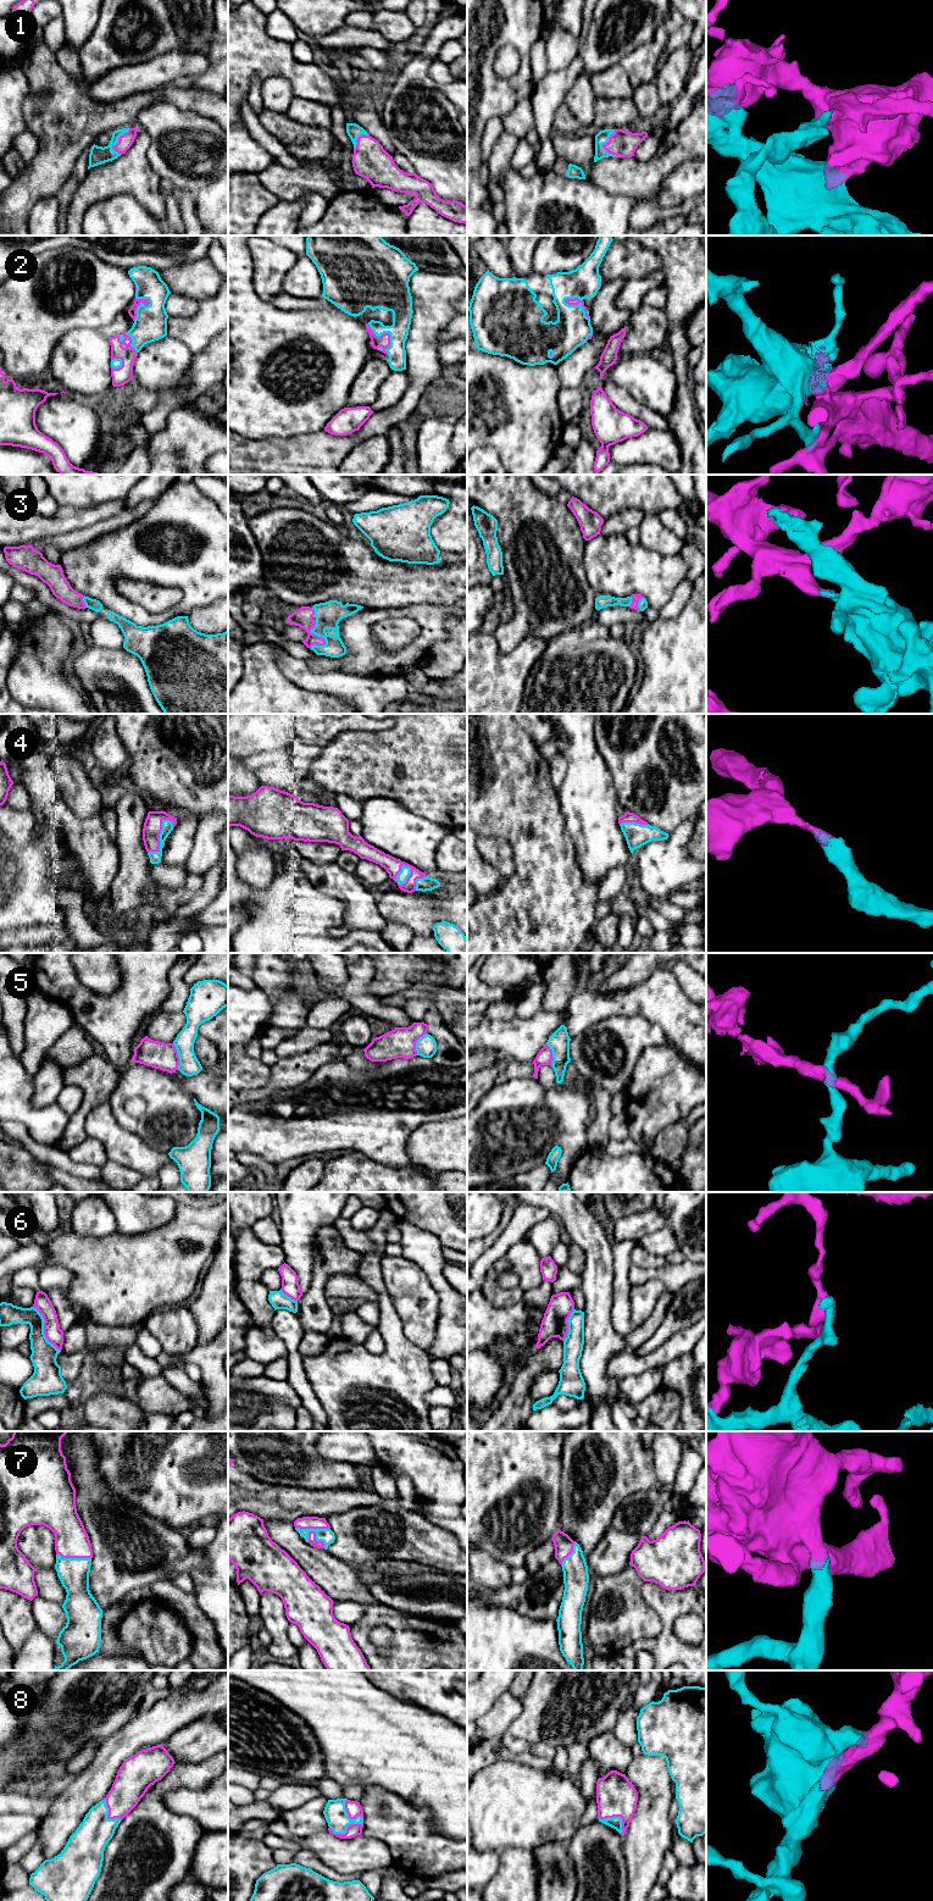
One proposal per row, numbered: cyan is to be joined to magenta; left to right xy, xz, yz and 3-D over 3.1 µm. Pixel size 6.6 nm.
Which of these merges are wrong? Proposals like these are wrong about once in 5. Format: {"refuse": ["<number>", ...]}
{"refuse": ["5", "6"]}

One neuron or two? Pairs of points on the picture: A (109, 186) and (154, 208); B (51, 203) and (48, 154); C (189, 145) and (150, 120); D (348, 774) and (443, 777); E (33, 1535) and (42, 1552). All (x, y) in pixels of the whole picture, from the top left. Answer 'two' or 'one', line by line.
A: one
B: two
C: one
D: one
E: one

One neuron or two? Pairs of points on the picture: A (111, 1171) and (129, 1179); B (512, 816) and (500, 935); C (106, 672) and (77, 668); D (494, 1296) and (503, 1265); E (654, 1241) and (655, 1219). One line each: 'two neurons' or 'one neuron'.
A: one neuron
B: one neuron
C: one neuron
D: one neuron
E: two neurons

